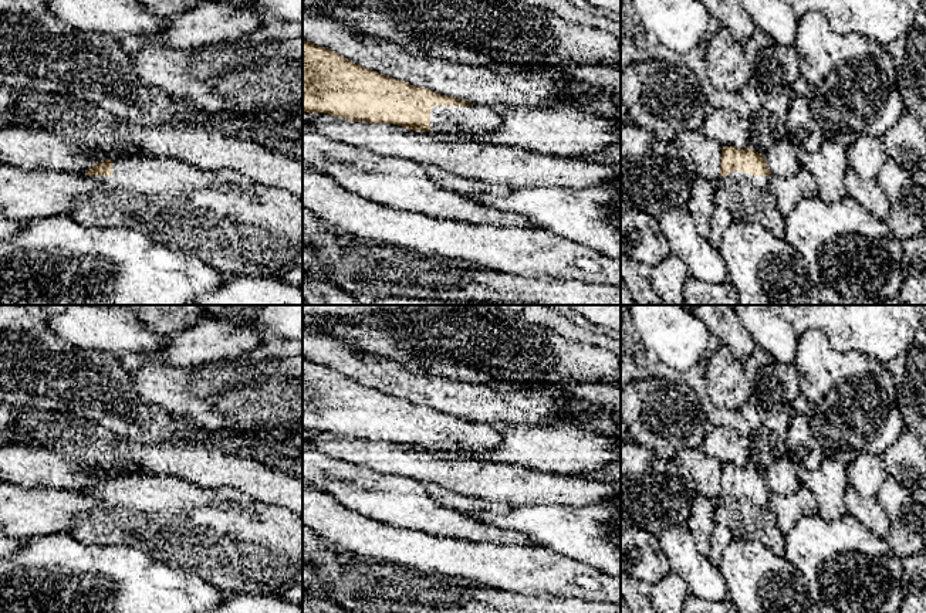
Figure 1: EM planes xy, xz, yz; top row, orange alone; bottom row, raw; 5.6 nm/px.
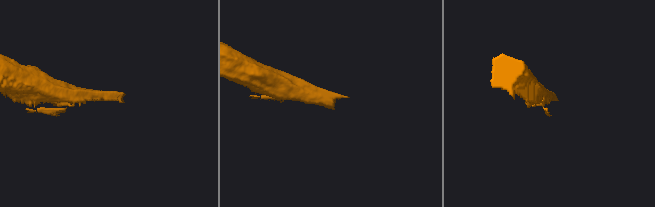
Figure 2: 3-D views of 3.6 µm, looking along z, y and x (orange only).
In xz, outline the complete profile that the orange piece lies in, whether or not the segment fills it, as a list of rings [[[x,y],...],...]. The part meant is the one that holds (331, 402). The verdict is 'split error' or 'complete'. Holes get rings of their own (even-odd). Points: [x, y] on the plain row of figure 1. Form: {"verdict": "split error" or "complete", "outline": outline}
{"verdict": "split error", "outline": [[[305,358],[303,430],[328,431],[356,440],[393,441],[477,460],[497,447],[504,434],[503,424],[474,423],[389,396]]]}

